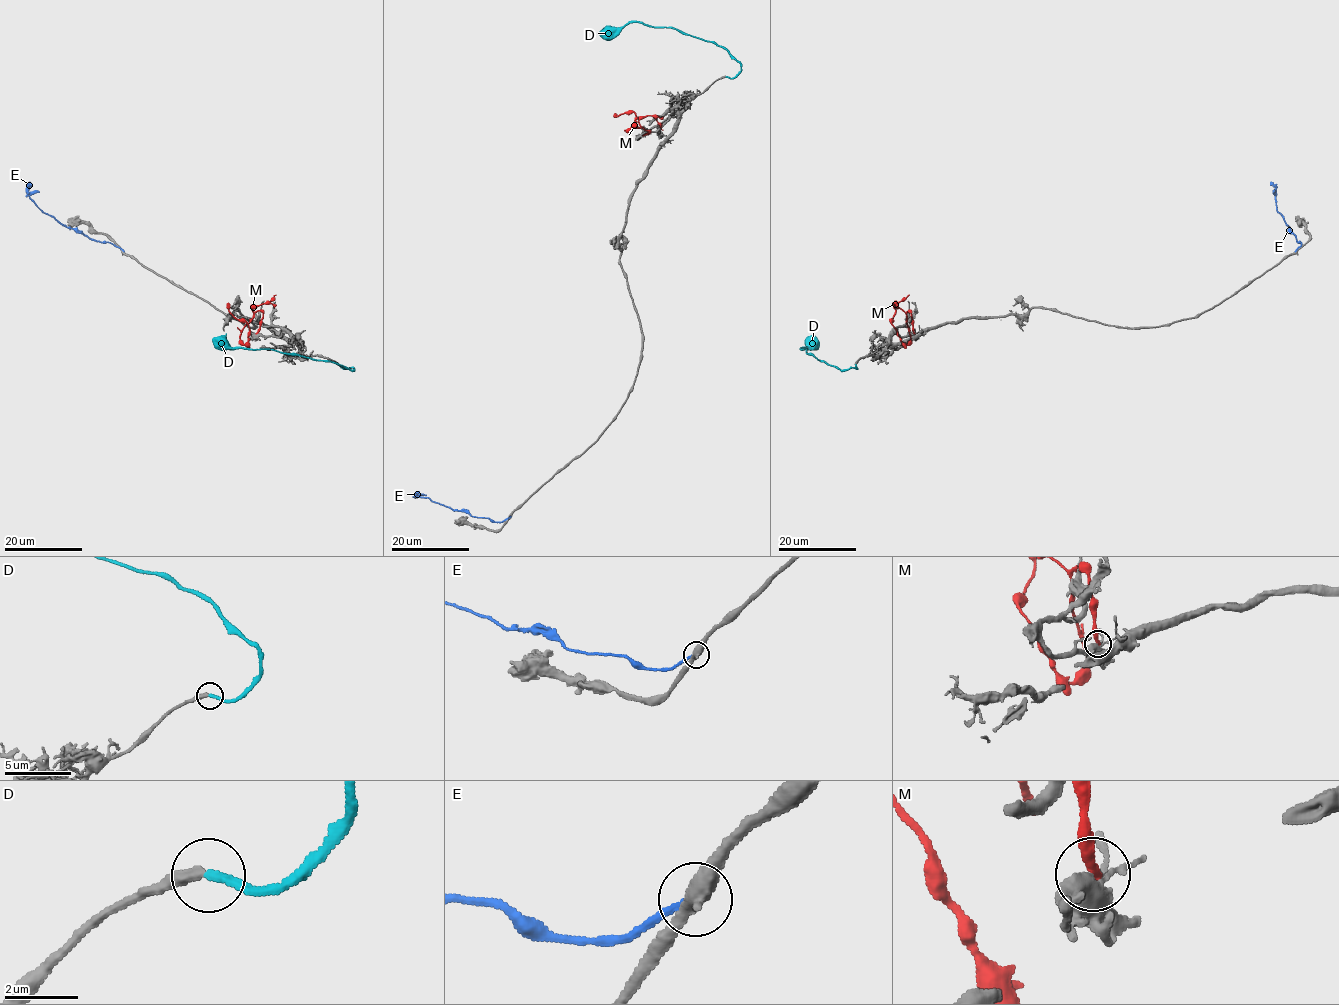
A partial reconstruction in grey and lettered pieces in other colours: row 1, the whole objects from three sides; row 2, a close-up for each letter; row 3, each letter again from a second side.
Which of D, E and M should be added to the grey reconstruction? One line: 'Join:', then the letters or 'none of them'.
Join: D

